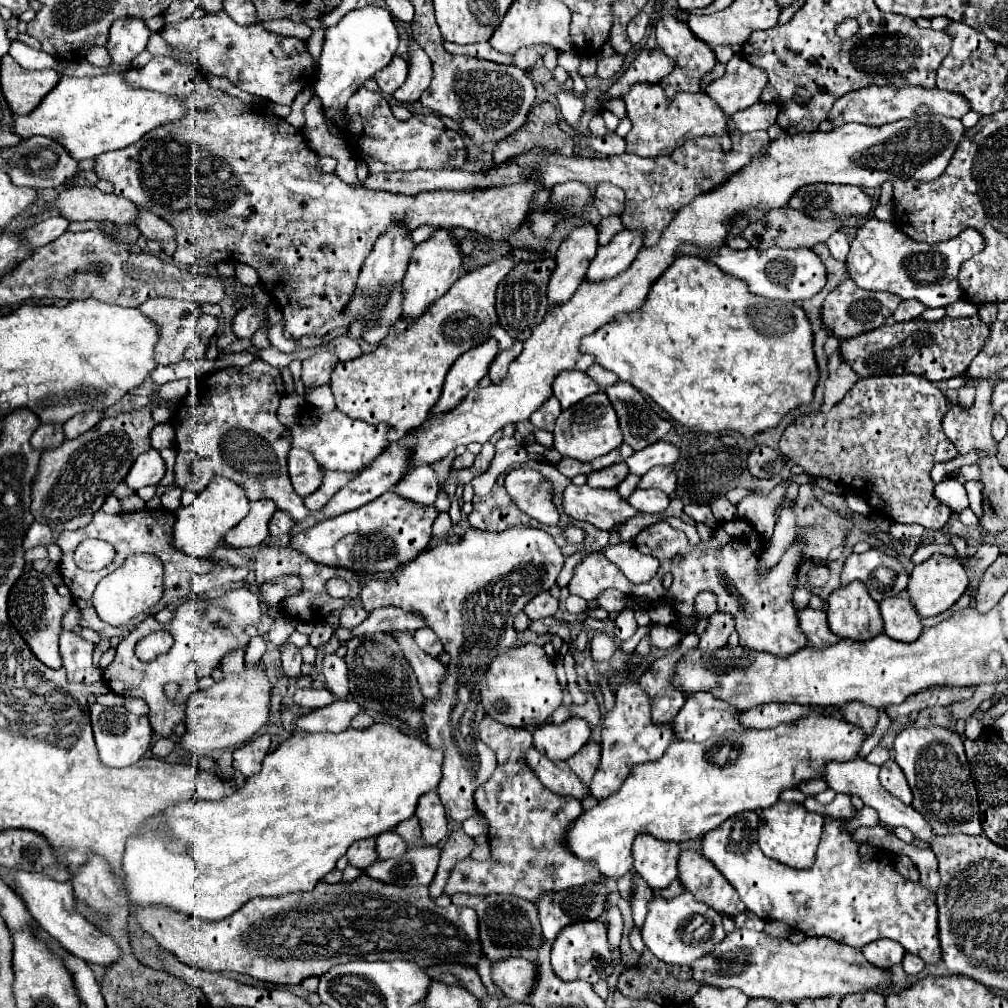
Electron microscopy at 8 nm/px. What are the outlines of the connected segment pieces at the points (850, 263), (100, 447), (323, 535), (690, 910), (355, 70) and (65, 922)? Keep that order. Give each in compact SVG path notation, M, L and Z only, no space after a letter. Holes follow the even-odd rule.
M873 217L865 219L857 229L845 267L861 289L887 291L901 299L917 299L927 307L945 307L963 297L957 283L959 265L973 257L973 251L983 251L983 245L985 239L977 229L965 229L959 237L943 245L929 245L903 237L893 221L879 221Z
M157 403L121 413L111 419L101 419L93 429L77 439L63 441L57 449L45 451L39 461L39 471L31 485L31 515L35 521L47 521L57 533L85 527L93 513L101 509L107 495L125 479L133 461L151 449L149 433L155 427L151 411Z
M387 491L355 511L325 519L301 533L295 533L289 539L289 547L307 555L315 563L329 567L359 569L367 575L387 573L413 561L413 557L427 547L437 513L439 511L435 507L417 507L411 505L411 501L403 501L403 497L395 497L393 491Z
M685 891L679 897L669 899L669 901L655 897L649 905L649 913L647 913L645 925L641 929L641 935L643 935L647 949L657 959L671 963L671 965L691 965L697 959L701 959L703 955L711 953L715 949L715 945L719 945L723 941L725 931L723 931L723 925L721 925L721 915L715 913L713 909L709 909L709 905L695 901L693 895ZM699 917L705 919L705 937L695 937L695 933L703 931L703 927L701 929L697 927Z
M367 5L363 9L353 9L345 17L341 17L339 23L325 29L315 93L323 101L325 121L331 135L337 135L337 137L345 135L347 101L355 93L355 91L349 91L349 87L359 89L365 79L373 77L375 71L389 65L397 45L399 45L397 29L393 25L391 13L383 7Z
M9 873L13 877L13 883L15 883L15 891L21 895L21 899L27 903L27 909L29 913L33 915L33 919L53 937L57 939L63 949L67 949L69 953L73 953L75 957L79 959L85 959L89 963L99 963L103 967L111 965L113 961L117 961L121 957L121 951L119 951L119 945L99 933L83 915L77 913L75 909L75 899L73 899L73 889L71 889L71 881L53 881L45 875L35 875L35 873Z

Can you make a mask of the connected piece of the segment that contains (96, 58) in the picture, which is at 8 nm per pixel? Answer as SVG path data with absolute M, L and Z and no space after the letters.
M99 47L99 49L91 49L91 53L87 53L87 61L97 67L107 67L111 63L111 57L105 47Z

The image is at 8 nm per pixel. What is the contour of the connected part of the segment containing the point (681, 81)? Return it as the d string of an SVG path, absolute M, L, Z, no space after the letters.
M663 15L661 21L657 23L657 43L659 47L671 57L675 59L675 69L671 71L671 75L667 75L661 85L663 89L667 91L669 97L673 97L673 93L679 93L679 91L689 91L689 93L695 93L695 91L701 91L699 83L701 79L713 71L717 59L715 59L715 53L711 49L707 49L707 45L703 45L697 37L693 37L691 29L687 29L685 23L681 23L677 17L673 15Z

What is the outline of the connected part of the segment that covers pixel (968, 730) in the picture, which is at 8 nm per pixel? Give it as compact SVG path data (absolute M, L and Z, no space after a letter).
M971 716L965 721L964 736L967 739L975 740L980 736L983 727L984 726L979 718Z

